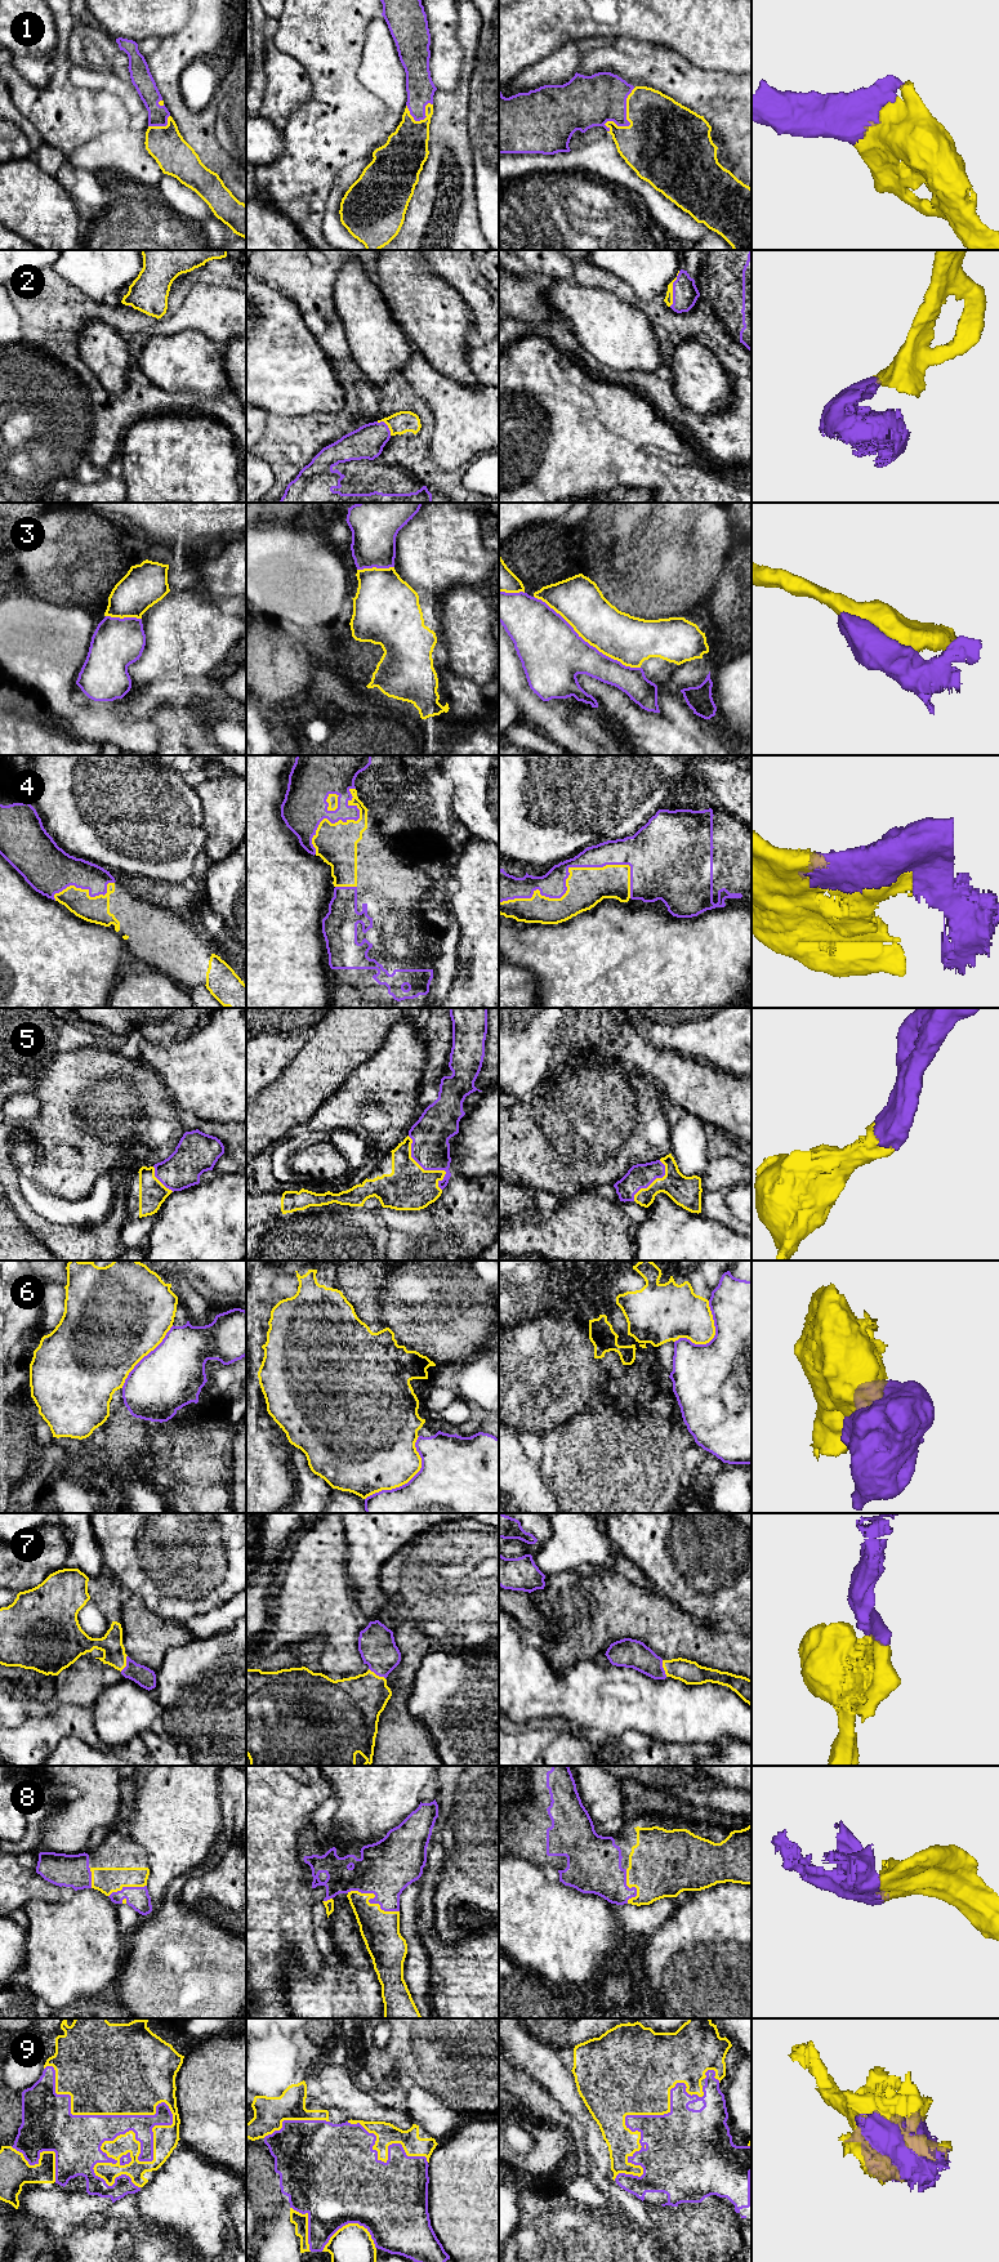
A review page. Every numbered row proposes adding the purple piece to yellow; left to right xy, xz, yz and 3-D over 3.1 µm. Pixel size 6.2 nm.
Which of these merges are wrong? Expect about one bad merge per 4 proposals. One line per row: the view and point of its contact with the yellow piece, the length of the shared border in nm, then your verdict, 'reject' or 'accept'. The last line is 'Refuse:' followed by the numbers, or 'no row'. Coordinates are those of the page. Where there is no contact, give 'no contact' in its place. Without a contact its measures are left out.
1: yz (629, 121) | 320 nm | accept
2: yz (672, 289) | 240 nm | accept
3: yz (587, 641) | 800 nm | reject
4: yz (566, 884) | 850 nm | accept
5: xz (427, 1170) | 400 nm | accept
6: xz (409, 1480) | 500 nm | reject
7: xz (375, 1674) | 120 nm | accept
8: xz (369, 1899) | 340 nm | accept
9: xy (152, 2128) | 950 nm | accept
Refuse: 3, 6

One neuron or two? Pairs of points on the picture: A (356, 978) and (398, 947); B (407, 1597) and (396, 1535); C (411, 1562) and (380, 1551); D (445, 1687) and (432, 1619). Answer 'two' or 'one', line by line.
A: one
B: two
C: two
D: two

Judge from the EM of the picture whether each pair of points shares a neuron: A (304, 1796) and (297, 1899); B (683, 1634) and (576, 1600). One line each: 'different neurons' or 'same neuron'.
A: same neuron
B: same neuron

